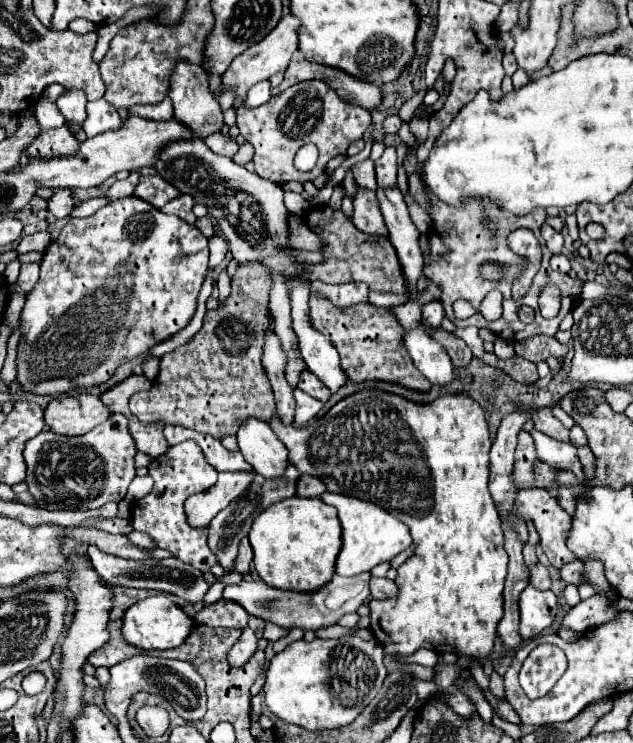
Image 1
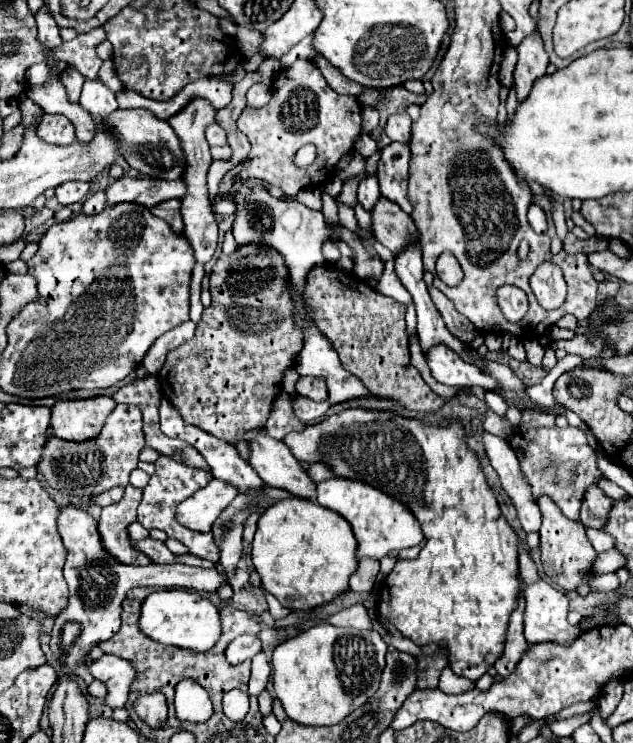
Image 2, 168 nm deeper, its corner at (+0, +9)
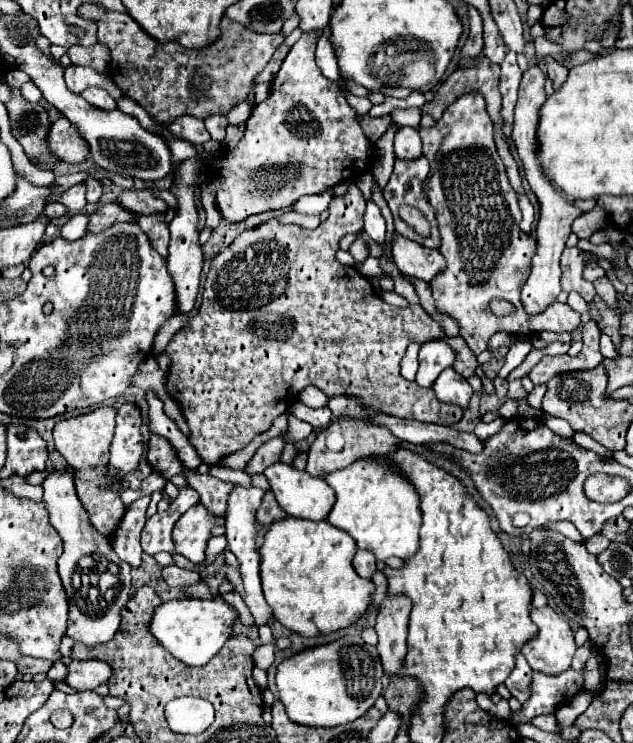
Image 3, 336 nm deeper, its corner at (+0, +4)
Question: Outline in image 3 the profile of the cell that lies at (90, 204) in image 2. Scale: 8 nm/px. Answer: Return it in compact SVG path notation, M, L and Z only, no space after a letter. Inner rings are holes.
M73 215L63 227L59 237L65 241L73 241L73 239L81 239L87 233L87 215Z

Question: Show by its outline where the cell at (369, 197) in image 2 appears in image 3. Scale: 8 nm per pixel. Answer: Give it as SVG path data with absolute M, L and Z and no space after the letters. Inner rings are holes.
M373 201L367 203L365 227L363 227L363 231L365 231L373 241L377 241L379 245L385 243L385 219L383 219L379 207L377 207Z

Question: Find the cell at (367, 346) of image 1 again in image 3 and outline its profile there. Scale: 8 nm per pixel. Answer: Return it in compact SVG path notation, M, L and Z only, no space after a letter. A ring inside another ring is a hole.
M349 183L349 191L343 197L333 197L329 213L329 219L315 231L271 219L253 231L241 233L229 247L213 257L197 315L181 327L167 345L167 353L171 355L167 387L171 397L181 405L191 429L189 441L205 463L219 463L223 457L247 447L255 435L267 431L273 419L297 401L297 395L307 385L319 387L325 395L357 397L371 411L401 419L453 425L463 417L459 407L437 403L431 389L405 381L399 375L399 361L411 341L423 345L427 339L457 339L457 353L461 353L461 359L467 357L467 365L463 367L471 367L471 373L475 373L477 367L475 355L461 337L447 337L443 327L425 309L419 305L405 309L387 305L355 267L345 267L335 259L339 241L347 233L363 229L365 199L355 183ZM285 261L289 265L287 283ZM253 303L265 305L251 309ZM287 325L291 331L285 331Z

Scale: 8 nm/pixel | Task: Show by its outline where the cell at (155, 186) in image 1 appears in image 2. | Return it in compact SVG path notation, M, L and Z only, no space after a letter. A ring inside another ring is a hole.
M121 176L107 188L107 204L119 204L119 202L139 202L147 208L175 198L175 182L167 180L149 180L149 178L131 178Z

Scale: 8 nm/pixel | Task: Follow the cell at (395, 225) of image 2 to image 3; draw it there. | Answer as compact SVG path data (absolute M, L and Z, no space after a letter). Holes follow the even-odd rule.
M401 235L393 241L393 259L401 273L425 283L431 283L445 269L445 259L439 251L429 251Z

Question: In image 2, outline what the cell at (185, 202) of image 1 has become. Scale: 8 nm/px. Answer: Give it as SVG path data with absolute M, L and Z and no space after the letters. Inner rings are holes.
M173 198L173 200L165 200L157 206L151 208L151 212L163 220L167 220L175 232L183 230L183 222L181 222L181 200Z

